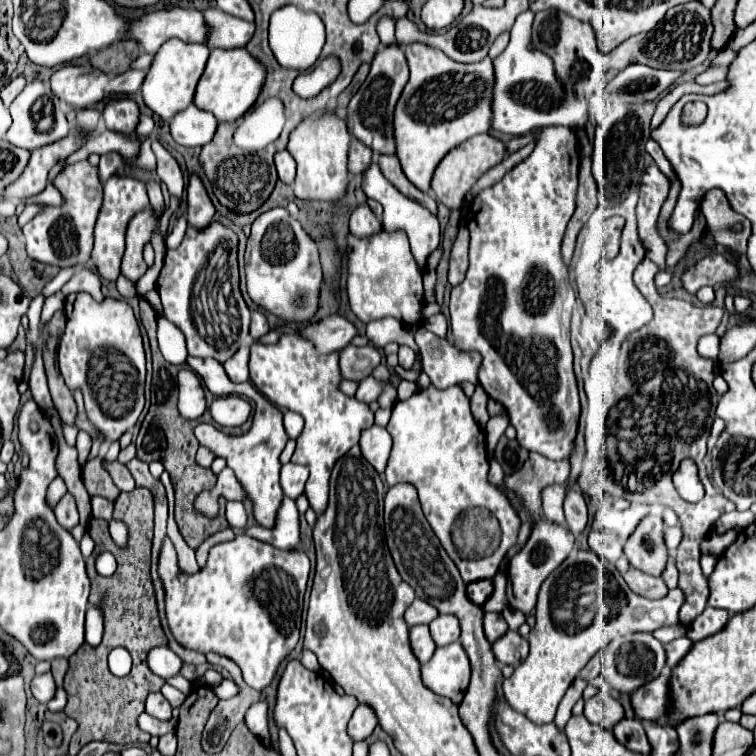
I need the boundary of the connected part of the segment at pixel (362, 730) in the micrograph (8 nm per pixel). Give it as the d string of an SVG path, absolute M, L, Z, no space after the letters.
M359 704L357 710L353 712L349 732L351 732L353 740L365 740L367 736L373 734L377 724L379 724L379 720L377 720L375 710L371 706L367 706L367 704Z

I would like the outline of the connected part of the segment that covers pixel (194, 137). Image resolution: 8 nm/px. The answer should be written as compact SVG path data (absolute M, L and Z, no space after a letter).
M191 104L171 120L171 136L181 146L205 146L213 140L217 126L219 122L211 112Z

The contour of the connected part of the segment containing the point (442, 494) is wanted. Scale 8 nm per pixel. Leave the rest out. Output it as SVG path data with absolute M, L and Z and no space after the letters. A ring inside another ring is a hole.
M429 384L429 388L415 392L411 398L401 400L393 406L387 430L393 438L393 450L385 468L387 484L395 486L407 482L417 488L423 512L431 528L439 536L441 544L445 544L449 556L455 560L465 584L483 578L493 578L507 550L517 544L517 532L521 522L503 492L487 482L489 462L485 452L485 432L475 422L469 410L469 398L465 396L463 388L451 386L439 390ZM467 508L487 508L501 524L499 546L489 550L489 554L485 554L483 546L481 558L459 558L451 538L455 516L459 516Z

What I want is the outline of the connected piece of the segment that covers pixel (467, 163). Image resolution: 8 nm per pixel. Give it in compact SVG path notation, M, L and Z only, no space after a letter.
M479 134L473 136L471 140L467 140L467 144L461 144L459 148L451 150L445 158L443 164L439 164L439 168L435 170L435 176L431 180L431 188L437 196L437 200L441 204L445 204L447 208L455 208L459 210L463 206L463 198L467 196L467 192L473 188L473 184L495 164L499 164L503 158L507 156L507 146L493 138L491 134Z

